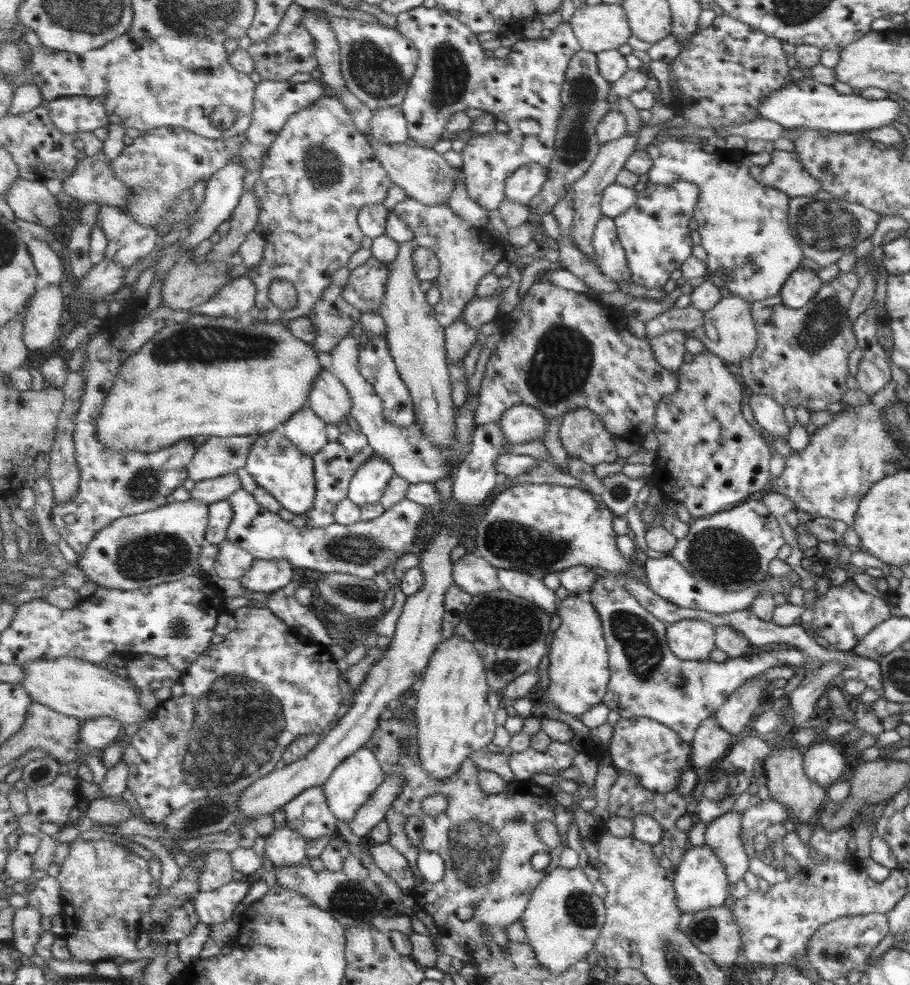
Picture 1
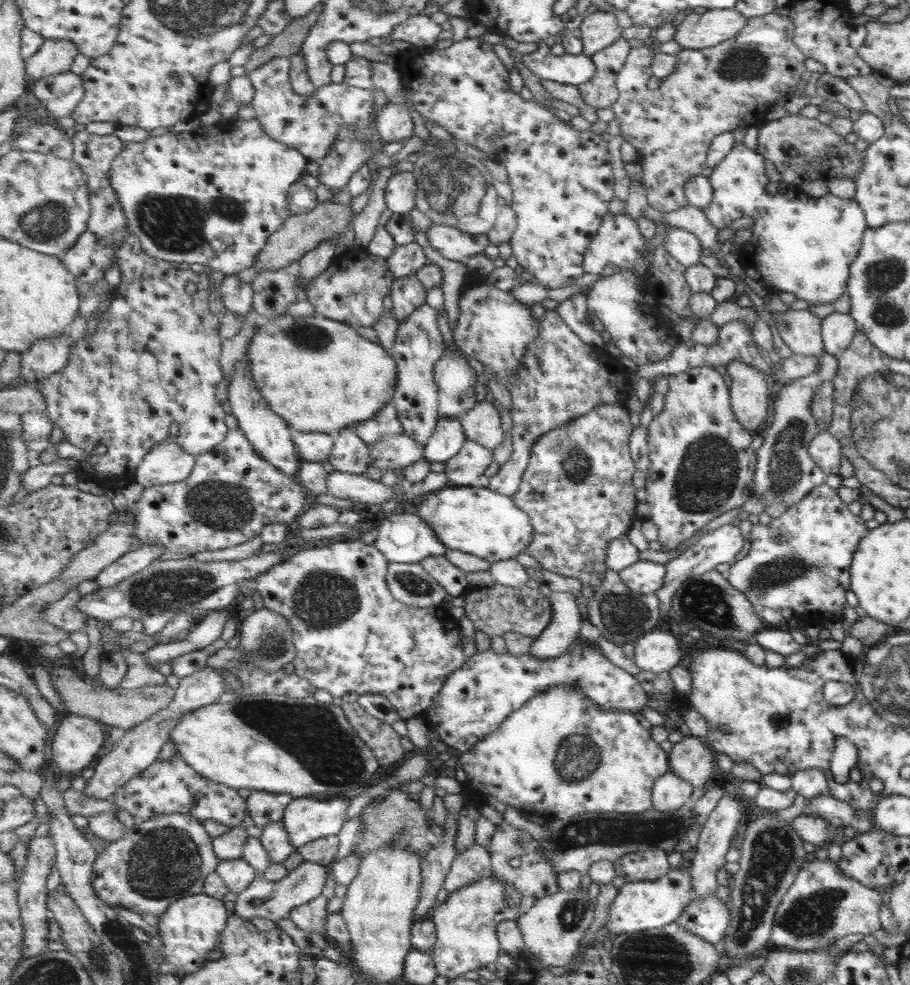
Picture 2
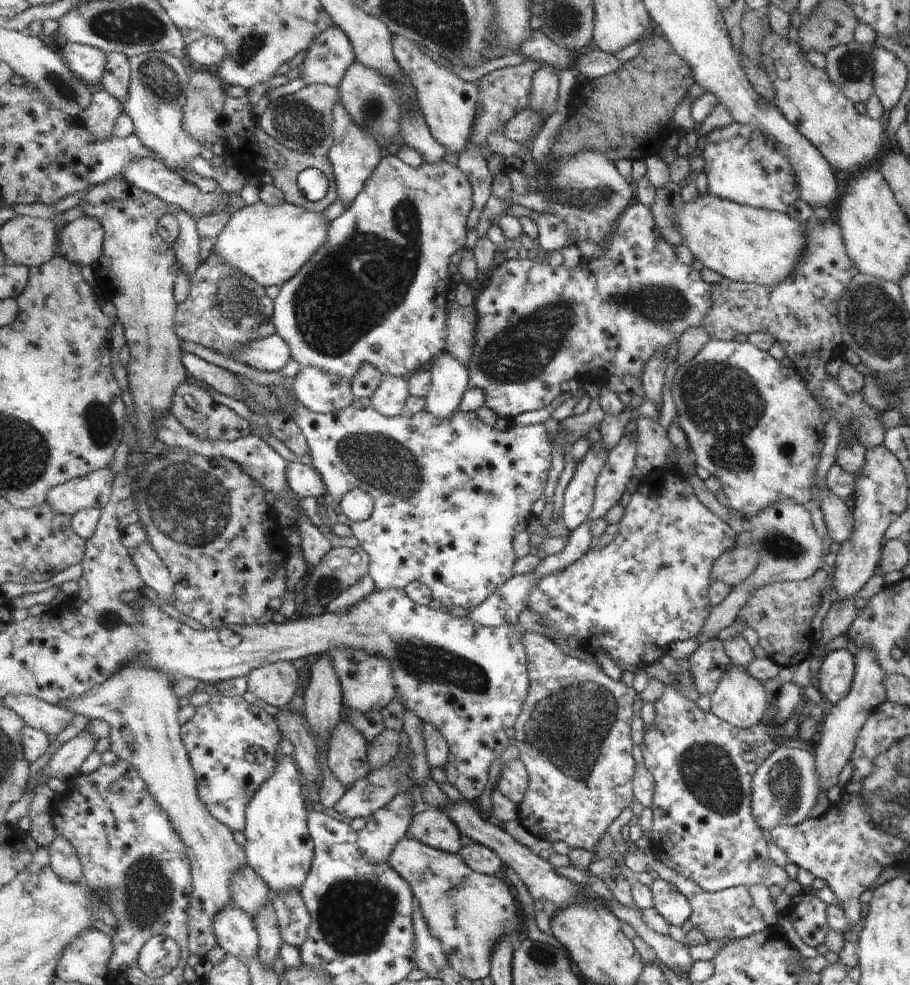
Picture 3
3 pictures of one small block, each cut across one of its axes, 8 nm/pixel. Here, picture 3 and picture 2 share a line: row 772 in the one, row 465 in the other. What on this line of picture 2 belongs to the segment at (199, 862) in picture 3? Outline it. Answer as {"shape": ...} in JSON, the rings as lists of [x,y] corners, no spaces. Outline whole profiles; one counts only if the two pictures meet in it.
{"shape":[[[173,438],[156,444],[137,467],[135,480],[144,488],[175,484],[189,479],[196,467],[196,457],[187,453]]]}

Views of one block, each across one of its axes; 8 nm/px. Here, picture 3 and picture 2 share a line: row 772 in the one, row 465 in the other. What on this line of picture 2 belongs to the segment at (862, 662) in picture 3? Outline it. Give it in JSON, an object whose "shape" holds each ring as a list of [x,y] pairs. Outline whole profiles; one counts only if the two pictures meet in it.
{"shape":[[[819,431],[811,437],[807,454],[824,475],[838,475],[840,458],[843,456],[841,444],[827,431]]]}

